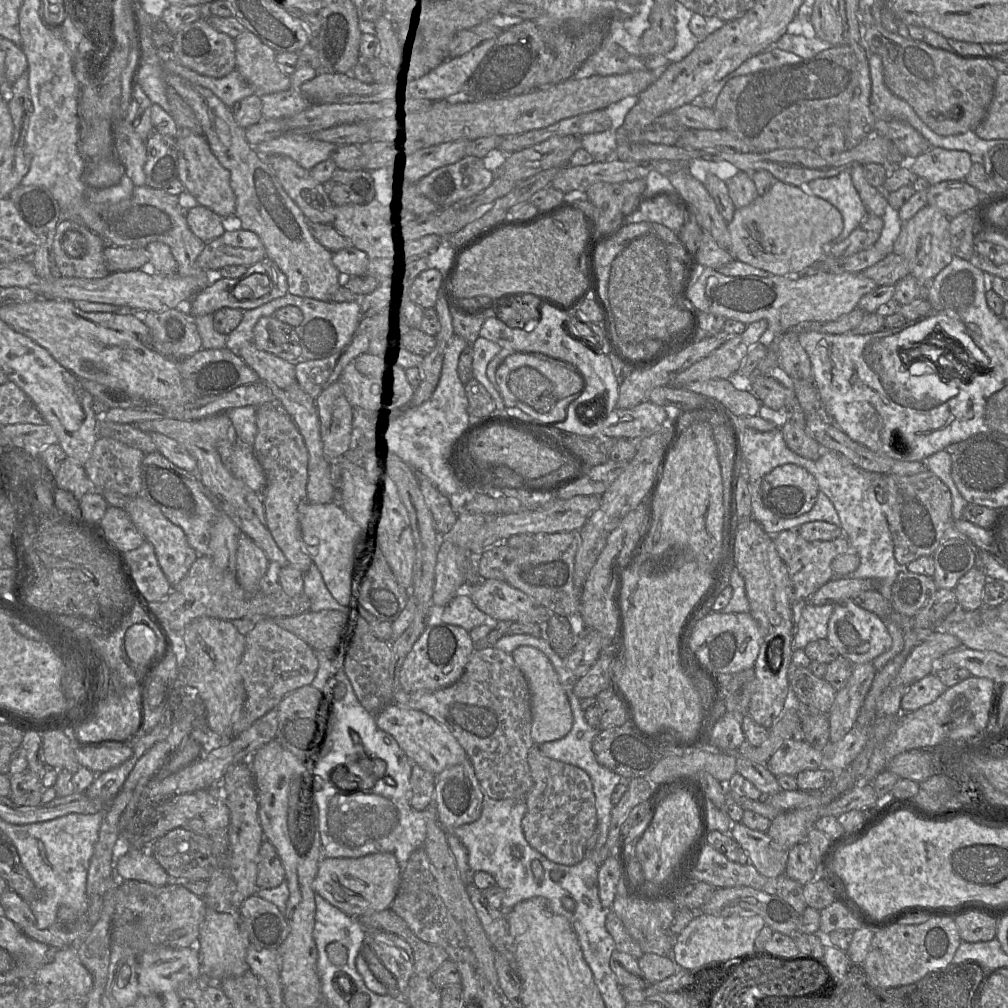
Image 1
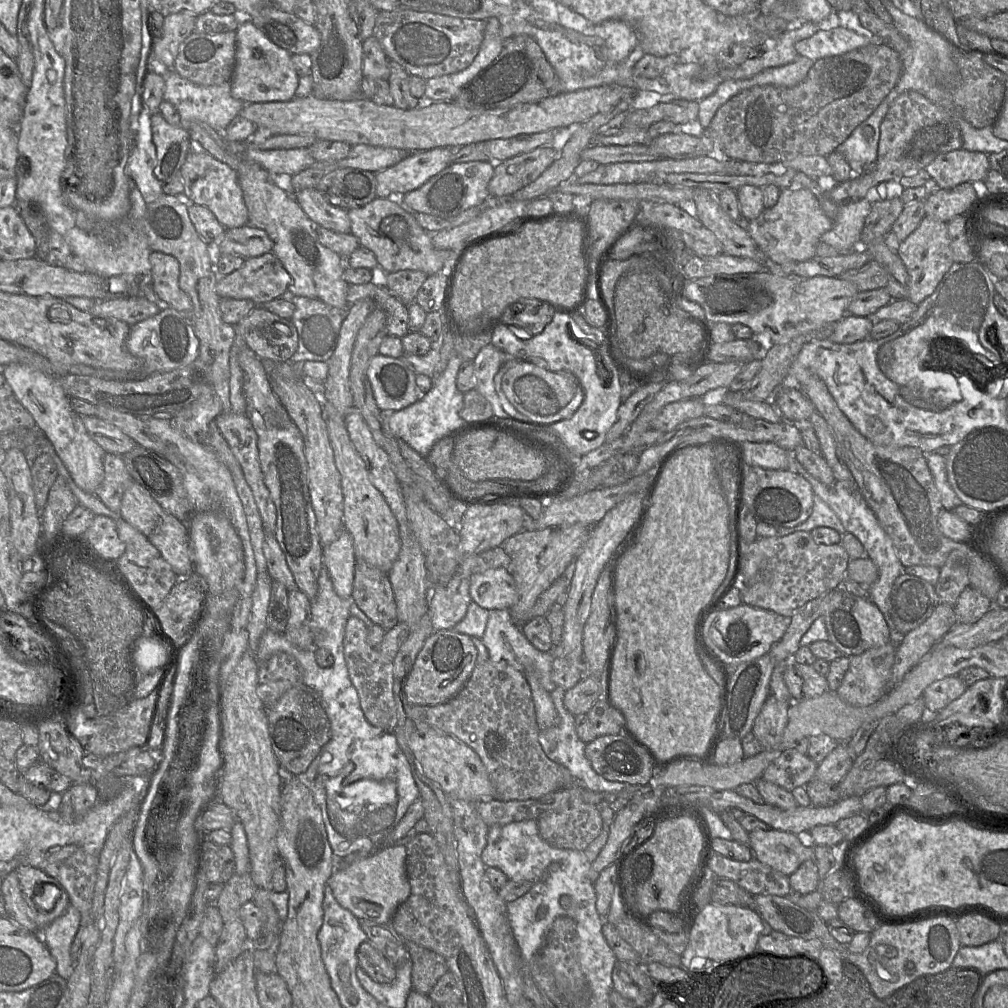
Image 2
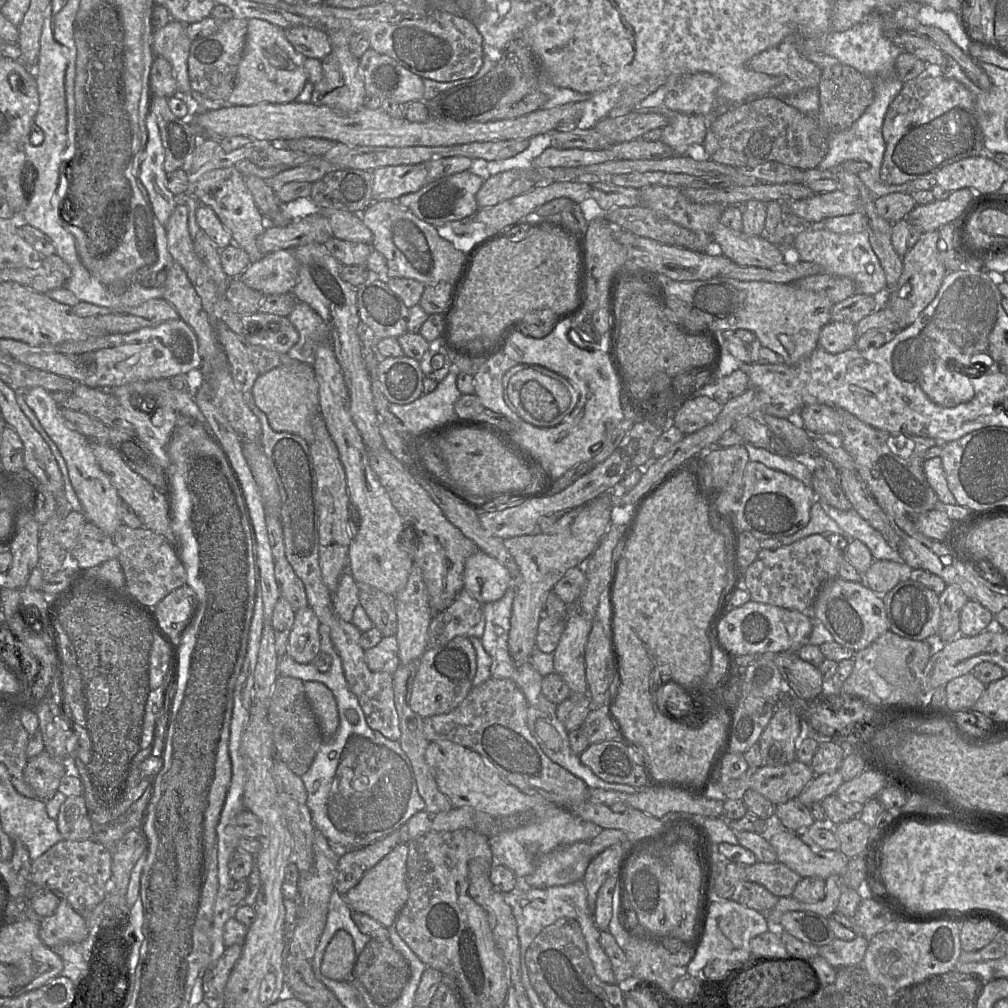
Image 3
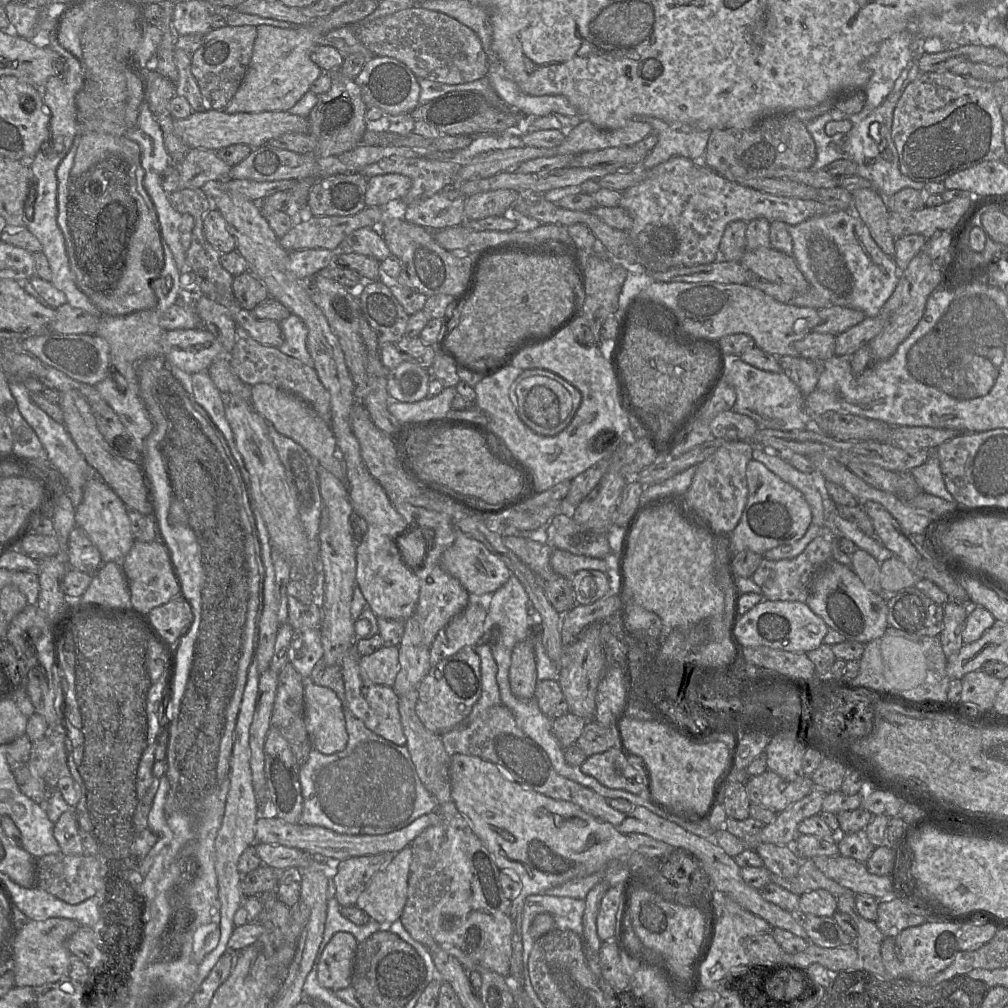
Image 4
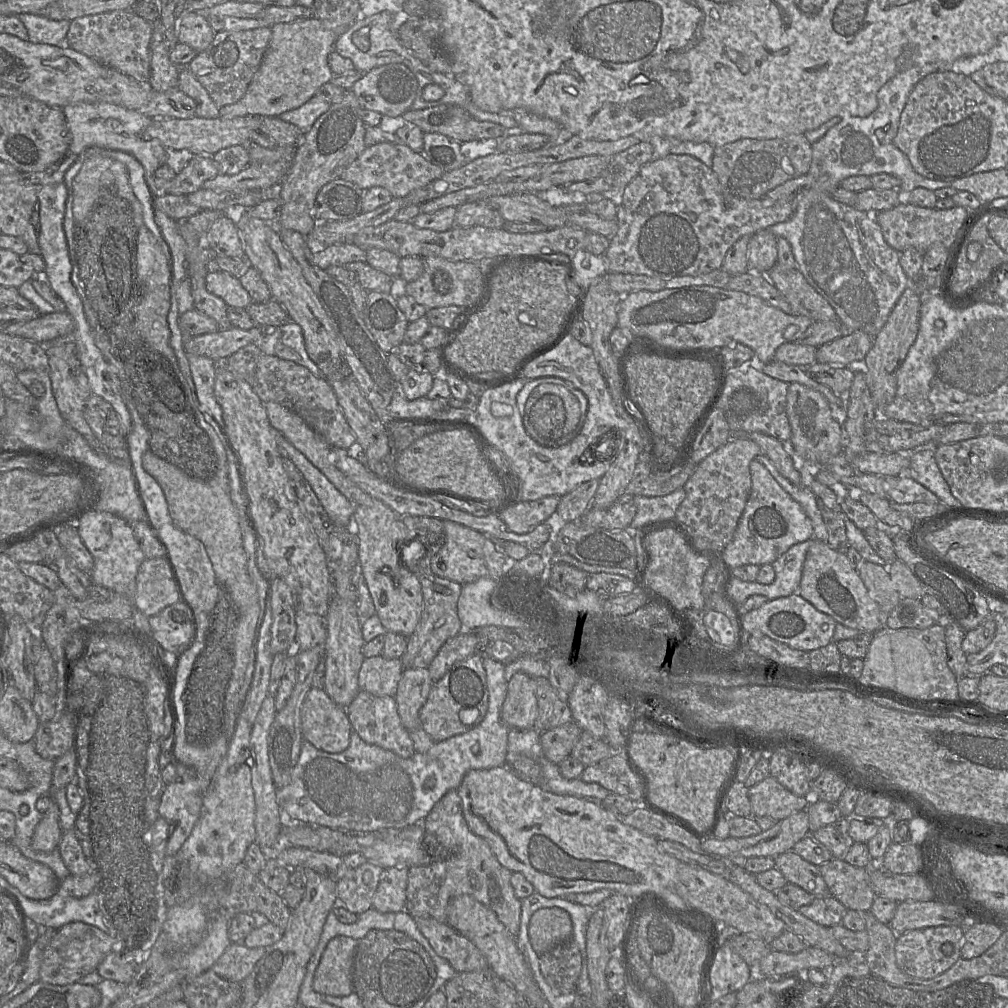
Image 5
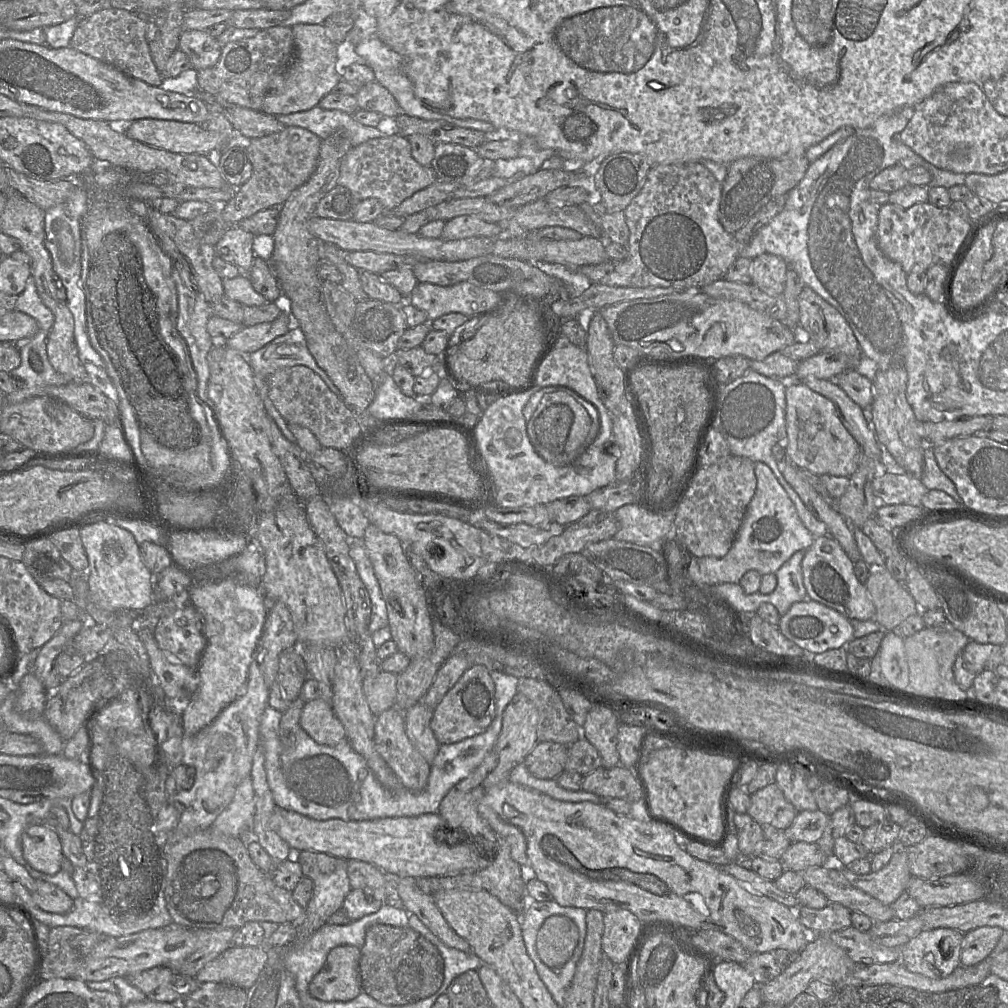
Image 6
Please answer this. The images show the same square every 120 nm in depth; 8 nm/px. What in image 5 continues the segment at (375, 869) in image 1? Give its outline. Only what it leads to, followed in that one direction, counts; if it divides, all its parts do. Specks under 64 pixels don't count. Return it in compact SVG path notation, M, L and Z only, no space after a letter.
M391 867L384 869L380 875L372 908L381 913L406 911L409 868Z

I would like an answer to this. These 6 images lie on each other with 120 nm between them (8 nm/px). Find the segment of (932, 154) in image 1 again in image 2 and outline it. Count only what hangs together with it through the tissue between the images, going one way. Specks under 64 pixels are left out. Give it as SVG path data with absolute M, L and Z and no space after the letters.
M962 148L940 154L925 167L940 189L950 189L965 182L983 182L990 169L986 153Z

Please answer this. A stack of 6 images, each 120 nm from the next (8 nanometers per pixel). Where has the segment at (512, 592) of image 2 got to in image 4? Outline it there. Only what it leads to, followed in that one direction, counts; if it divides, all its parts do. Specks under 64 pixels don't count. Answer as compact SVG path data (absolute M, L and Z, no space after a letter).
M458 531L454 543L443 552L440 566L456 578L470 595L474 596L495 593L511 576L505 563L492 554L481 542Z

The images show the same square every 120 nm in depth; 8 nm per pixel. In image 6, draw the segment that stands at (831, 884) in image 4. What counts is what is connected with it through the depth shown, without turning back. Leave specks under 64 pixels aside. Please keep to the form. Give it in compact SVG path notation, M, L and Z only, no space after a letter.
M898 845L888 864L877 872L858 875L847 867L840 869L853 887L885 905L892 905L906 891L908 881L912 877L906 848Z

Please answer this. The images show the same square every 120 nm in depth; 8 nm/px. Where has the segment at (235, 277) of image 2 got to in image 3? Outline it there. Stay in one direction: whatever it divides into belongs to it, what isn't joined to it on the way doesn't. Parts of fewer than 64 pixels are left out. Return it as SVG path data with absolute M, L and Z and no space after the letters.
M278 250L251 262L238 277L265 296L287 294L298 282L298 262L291 250Z

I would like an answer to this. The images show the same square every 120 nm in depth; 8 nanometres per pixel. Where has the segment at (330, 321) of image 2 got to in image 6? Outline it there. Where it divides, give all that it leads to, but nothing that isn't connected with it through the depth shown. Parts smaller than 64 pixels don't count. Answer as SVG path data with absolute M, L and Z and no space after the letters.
M293 322L293 328L287 332L286 334L275 338L273 341L262 347L261 349L247 355L248 361L253 369L254 372L254 381L257 387L257 390L264 402L265 411L270 417L271 421L274 422L285 438L292 442L296 443L295 437L291 433L288 428L288 423L285 419L280 415L280 413L274 407L272 401L268 395L268 377L271 376L276 370L281 368L289 368L297 365L306 366L314 371L317 375L321 377L321 379L325 382L325 384L329 387L329 389L338 397L341 398L340 392L338 388L334 385L328 375L322 370L316 363L315 359L309 352L306 339L303 331L298 326L297 322Z

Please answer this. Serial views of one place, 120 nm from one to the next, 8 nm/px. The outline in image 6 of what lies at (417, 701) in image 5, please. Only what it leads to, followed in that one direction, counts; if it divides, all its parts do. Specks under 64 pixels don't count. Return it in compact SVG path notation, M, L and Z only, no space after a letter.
M420 701L404 711L403 716L405 731L410 742L431 764L440 747L430 726L433 710Z

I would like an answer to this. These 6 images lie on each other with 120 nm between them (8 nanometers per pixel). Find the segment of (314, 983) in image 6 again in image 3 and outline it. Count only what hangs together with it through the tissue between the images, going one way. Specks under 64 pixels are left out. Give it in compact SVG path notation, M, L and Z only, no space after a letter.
M339 930L325 949L321 973L336 981L351 980L356 958L352 936L345 930Z

